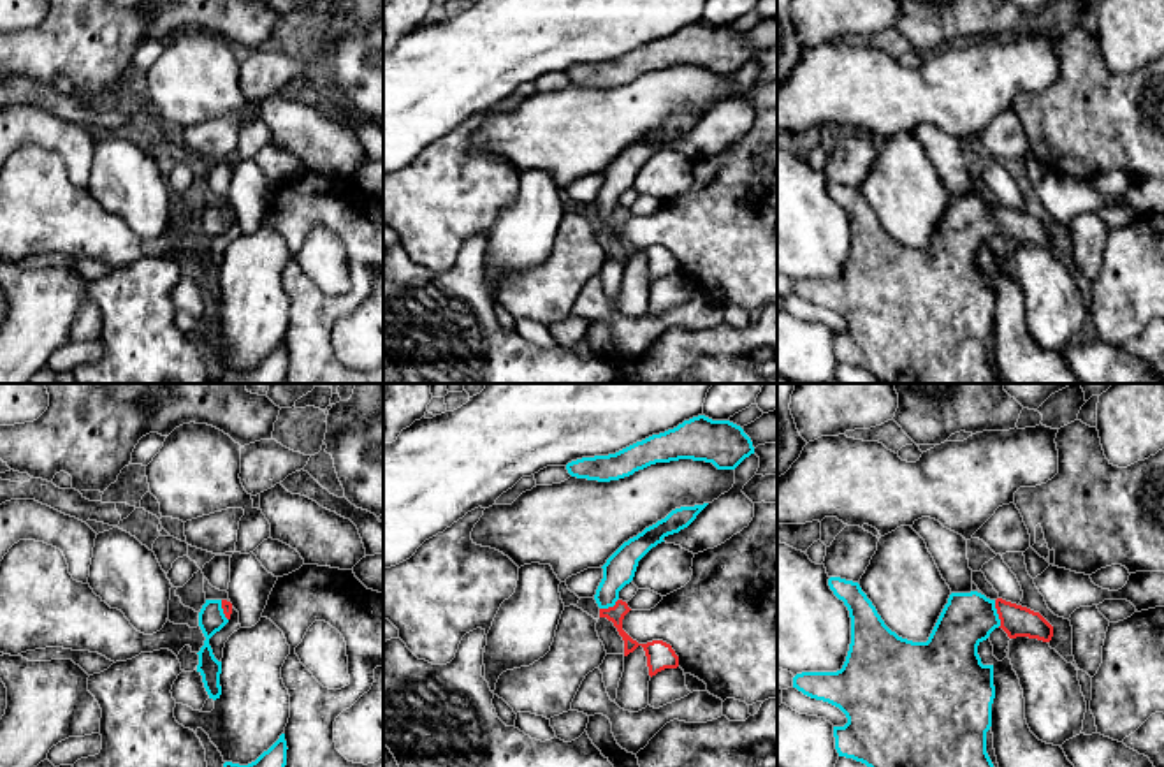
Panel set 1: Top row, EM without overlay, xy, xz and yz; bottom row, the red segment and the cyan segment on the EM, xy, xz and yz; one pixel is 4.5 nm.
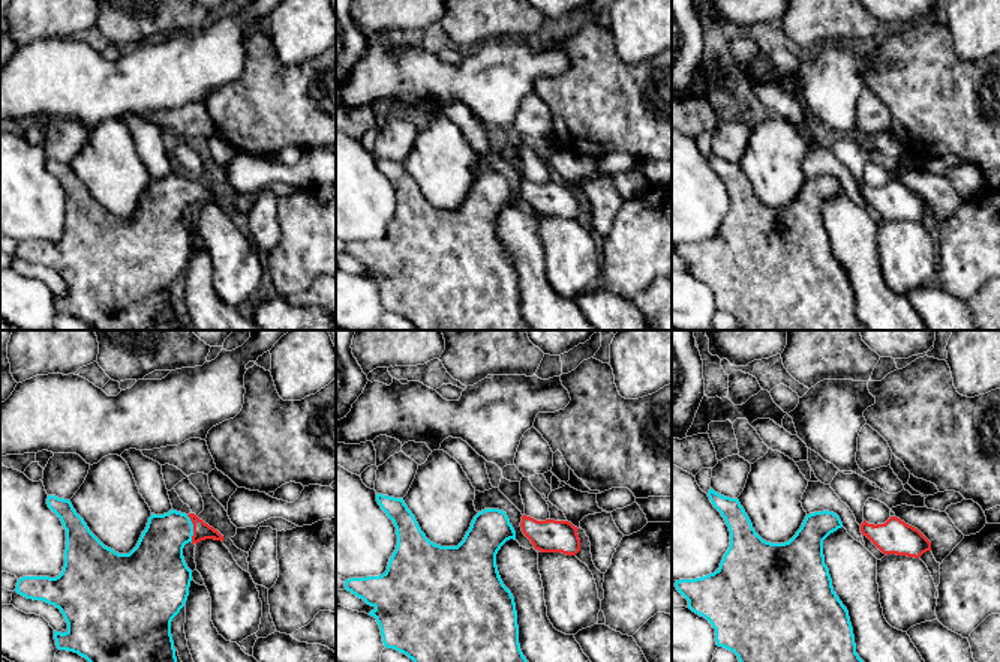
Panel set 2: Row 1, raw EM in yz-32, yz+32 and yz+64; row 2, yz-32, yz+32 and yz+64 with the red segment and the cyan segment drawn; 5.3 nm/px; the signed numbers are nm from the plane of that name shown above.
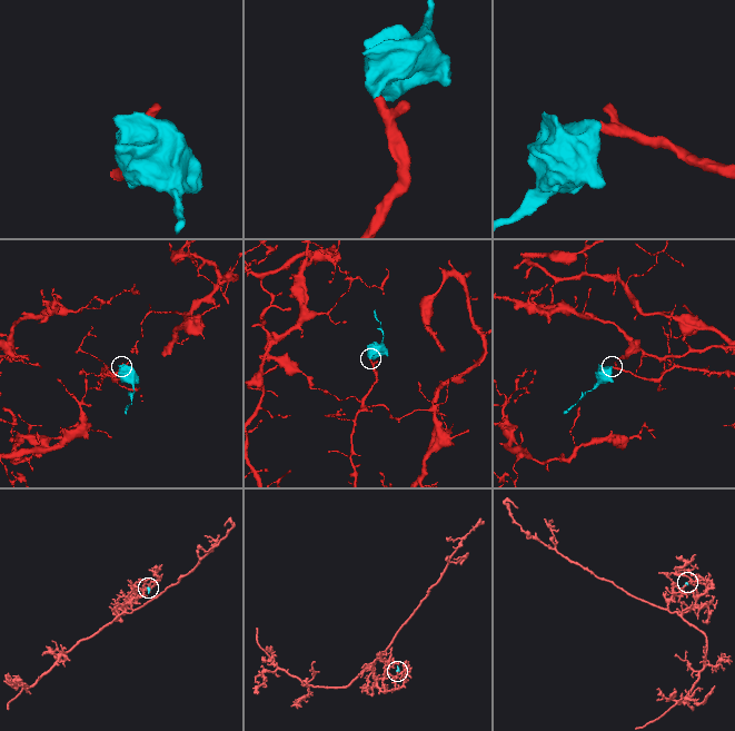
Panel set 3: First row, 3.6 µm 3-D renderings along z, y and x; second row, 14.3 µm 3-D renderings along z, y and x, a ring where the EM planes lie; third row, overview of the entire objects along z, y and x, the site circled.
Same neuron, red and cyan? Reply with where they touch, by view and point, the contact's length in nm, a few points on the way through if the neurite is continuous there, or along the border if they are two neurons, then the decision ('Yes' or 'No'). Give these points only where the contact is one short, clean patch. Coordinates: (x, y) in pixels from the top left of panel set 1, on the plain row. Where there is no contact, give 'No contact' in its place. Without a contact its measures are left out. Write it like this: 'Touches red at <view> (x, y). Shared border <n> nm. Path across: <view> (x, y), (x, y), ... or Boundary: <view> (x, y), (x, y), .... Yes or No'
Touches red at yz (997, 219). Shared border 130 nm. Path across: yz (1017, 227), (997, 219), (967, 224). Yes

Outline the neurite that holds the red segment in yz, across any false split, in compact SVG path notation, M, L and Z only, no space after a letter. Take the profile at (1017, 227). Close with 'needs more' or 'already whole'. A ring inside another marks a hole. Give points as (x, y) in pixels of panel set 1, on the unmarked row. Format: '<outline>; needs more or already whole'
M830 183L828 192L833 197L833 201L844 208L844 211L849 216L849 223L851 223L851 250L849 250L846 267L844 267L842 274L837 278L797 280L793 283L793 294L797 294L798 297L802 297L804 301L807 301L811 304L828 308L828 310L839 313L846 320L848 329L844 332L833 332L835 355L837 355L839 362L853 364L856 368L865 369L879 384L1004 384L1004 380L993 373L993 369L986 359L986 338L992 332L992 310L995 304L995 292L993 292L993 271L981 269L981 264L978 260L978 252L983 246L986 246L995 234L1002 234L1009 245L1029 243L1029 245L1050 248L1053 243L1053 232L1039 218L1034 218L1027 213L1006 208L1002 204L990 206L978 197L951 199L928 246L927 248L913 248L913 246L898 243L895 237L891 237L884 230L884 227L881 225L876 213L867 204L867 201L862 197L858 188L846 186L840 183Z; needs more

